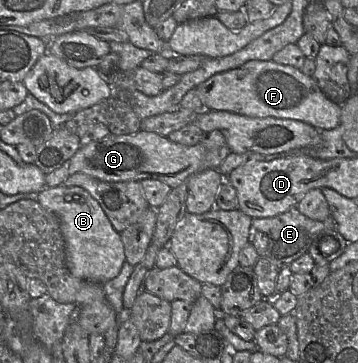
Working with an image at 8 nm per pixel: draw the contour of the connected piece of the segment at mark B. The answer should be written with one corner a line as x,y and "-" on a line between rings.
64,185
46,187
35,195
35,199
59,218
65,242
66,265
74,277
103,284
120,273
126,261
120,234
100,204
85,189

